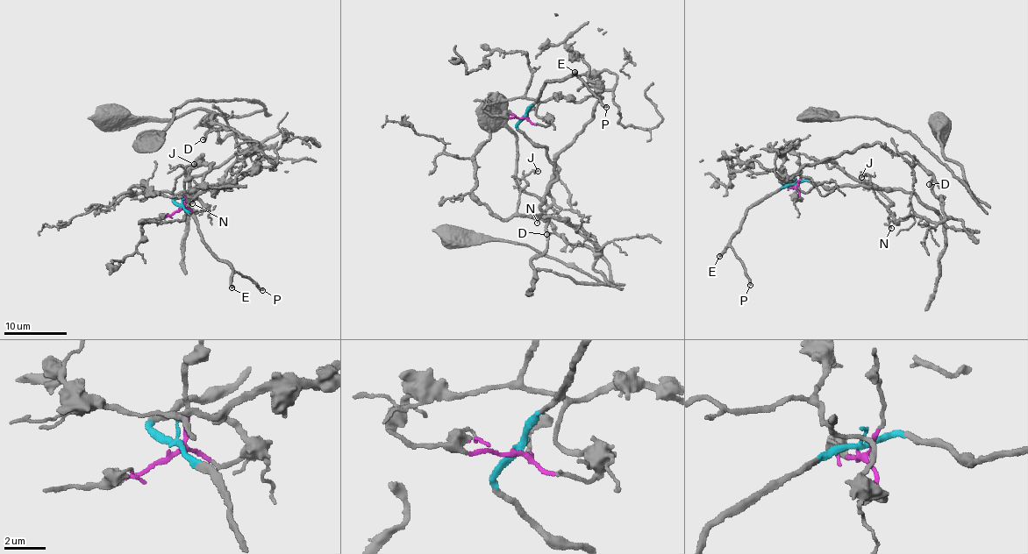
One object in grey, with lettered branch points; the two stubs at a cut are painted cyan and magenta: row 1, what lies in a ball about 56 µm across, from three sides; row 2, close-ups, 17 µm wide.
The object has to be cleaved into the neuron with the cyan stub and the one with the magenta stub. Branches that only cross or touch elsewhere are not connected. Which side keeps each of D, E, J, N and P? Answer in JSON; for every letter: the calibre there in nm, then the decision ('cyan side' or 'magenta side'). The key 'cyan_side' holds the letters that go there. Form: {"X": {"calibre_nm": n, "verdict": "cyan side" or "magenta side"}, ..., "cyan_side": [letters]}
{"D": {"calibre_nm": 120, "verdict": "magenta side"}, "E": {"calibre_nm": 300, "verdict": "cyan side"}, "J": {"calibre_nm": 140, "verdict": "magenta side"}, "N": {"calibre_nm": 90, "verdict": "magenta side"}, "P": {"calibre_nm": 280, "verdict": "cyan side"}, "cyan_side": ["E", "P"]}

